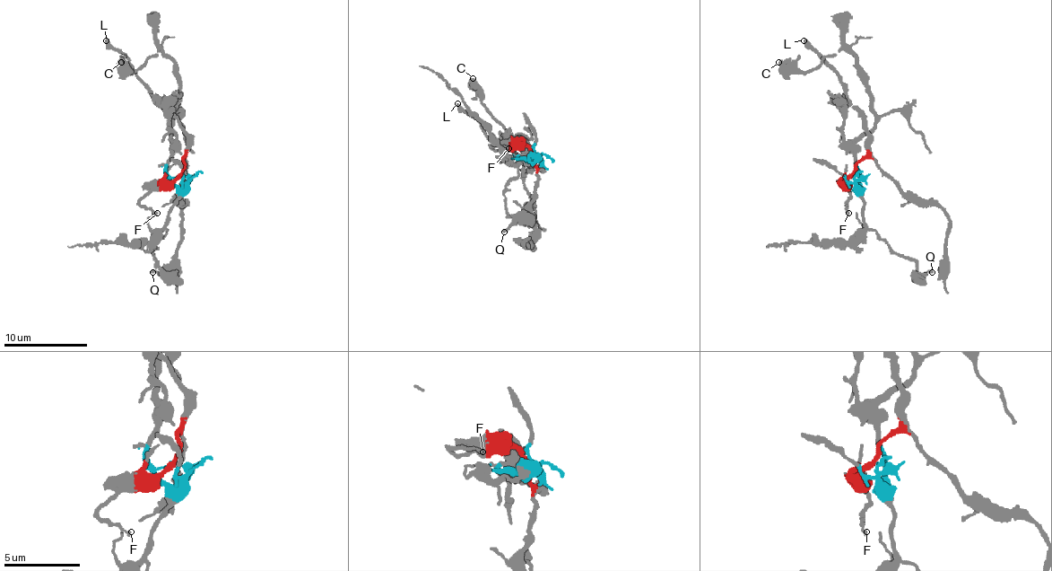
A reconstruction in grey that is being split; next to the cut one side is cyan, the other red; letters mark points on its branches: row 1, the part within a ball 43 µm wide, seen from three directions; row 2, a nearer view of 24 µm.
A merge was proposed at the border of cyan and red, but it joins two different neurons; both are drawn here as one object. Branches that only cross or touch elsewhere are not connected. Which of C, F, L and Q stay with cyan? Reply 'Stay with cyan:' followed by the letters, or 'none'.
Stay with cyan: C, Q

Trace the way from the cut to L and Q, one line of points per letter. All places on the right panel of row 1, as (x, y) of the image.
L: (854, 173), (868, 150), (868, 127), (851, 104), (847, 85), (804, 39)
Q: (854, 173), (857, 181), (857, 194), (864, 200), (864, 222), (895, 253), (912, 259), (920, 274), (933, 271)

